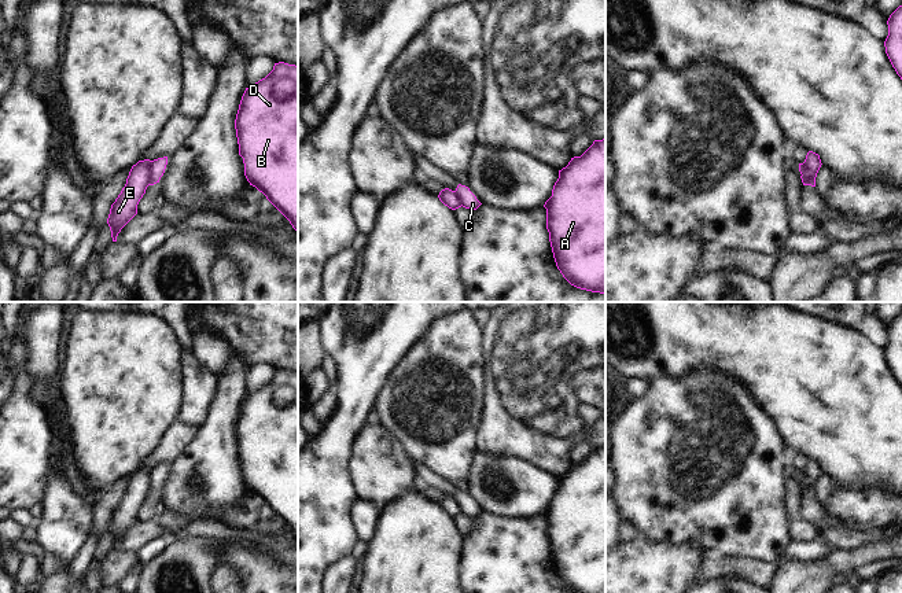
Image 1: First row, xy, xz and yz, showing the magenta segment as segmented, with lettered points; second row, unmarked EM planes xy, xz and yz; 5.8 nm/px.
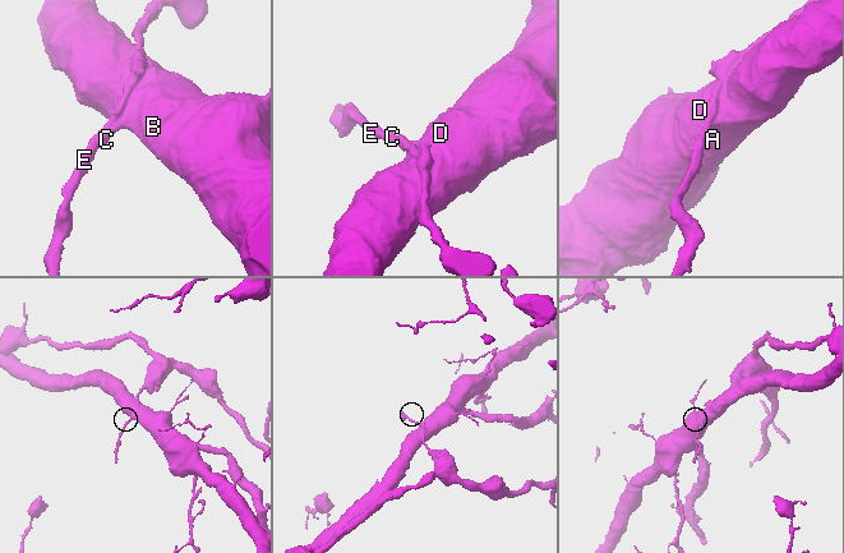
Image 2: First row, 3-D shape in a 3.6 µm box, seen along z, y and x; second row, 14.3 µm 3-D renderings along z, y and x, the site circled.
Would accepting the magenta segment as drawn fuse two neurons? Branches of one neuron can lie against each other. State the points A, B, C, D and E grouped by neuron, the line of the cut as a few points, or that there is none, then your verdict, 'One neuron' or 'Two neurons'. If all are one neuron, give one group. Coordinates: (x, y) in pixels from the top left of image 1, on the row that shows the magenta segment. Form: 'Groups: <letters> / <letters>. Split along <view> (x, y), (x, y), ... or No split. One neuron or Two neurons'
Groups: A B C D / E. Split along xy (151, 161), (147, 184). Two neurons

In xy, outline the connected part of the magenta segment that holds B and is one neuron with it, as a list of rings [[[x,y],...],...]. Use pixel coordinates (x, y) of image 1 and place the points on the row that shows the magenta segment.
[[[275,63],[265,78],[246,88],[235,129],[247,181],[262,192],[298,232],[298,66]]]

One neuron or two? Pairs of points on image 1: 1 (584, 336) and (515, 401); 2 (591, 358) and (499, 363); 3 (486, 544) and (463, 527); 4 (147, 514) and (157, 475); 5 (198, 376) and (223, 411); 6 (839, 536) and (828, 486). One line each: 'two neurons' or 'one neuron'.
1: one neuron
2: one neuron
3: two neurons
4: one neuron
5: two neurons
6: two neurons

